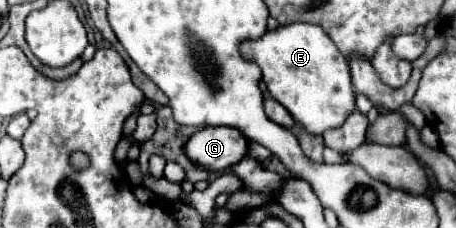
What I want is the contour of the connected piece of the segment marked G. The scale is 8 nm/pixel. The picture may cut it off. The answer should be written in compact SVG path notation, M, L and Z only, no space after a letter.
M203 127L183 145L185 155L211 173L225 171L247 153L247 139L237 129Z

